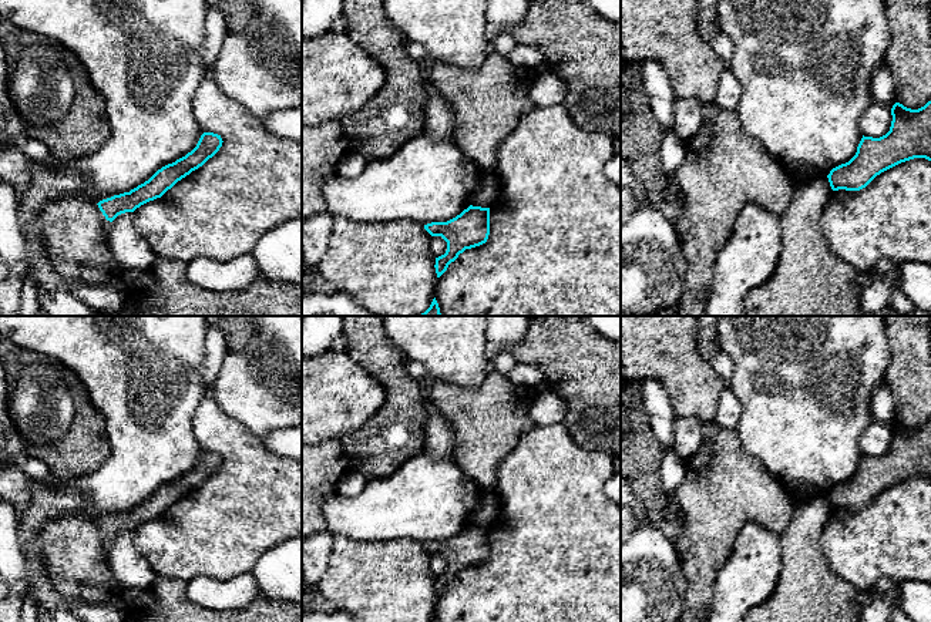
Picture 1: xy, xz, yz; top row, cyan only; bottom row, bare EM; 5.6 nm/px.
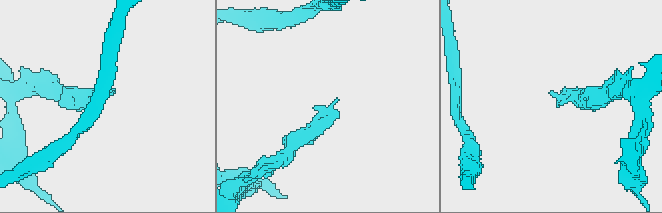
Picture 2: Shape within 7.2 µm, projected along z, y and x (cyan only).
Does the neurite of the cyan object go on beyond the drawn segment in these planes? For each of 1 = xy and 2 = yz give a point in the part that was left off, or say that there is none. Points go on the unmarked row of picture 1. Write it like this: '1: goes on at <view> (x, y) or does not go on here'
1: goes on at xy (107, 543)
2: does not go on here

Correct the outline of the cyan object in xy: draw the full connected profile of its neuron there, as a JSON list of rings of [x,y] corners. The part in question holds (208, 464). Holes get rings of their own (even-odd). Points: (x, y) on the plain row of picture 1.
[[[204,451],[196,465],[185,475],[158,488],[148,500],[120,514],[100,520],[97,524],[105,541],[104,552],[108,552],[111,541],[121,532],[134,531],[141,524],[161,517],[178,500],[202,485],[222,465],[222,457],[214,451]]]

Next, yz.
[[[931,420],[918,428],[911,428],[900,421],[891,427],[890,450],[880,455],[861,457],[856,474],[846,483],[841,483],[827,494],[833,510],[860,510],[866,507],[881,491],[914,477],[925,477],[931,480]]]

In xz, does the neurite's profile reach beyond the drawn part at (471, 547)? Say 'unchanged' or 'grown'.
unchanged

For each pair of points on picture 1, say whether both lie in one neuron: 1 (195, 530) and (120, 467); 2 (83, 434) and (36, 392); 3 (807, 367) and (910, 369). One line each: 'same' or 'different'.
1: different
2: same
3: different

